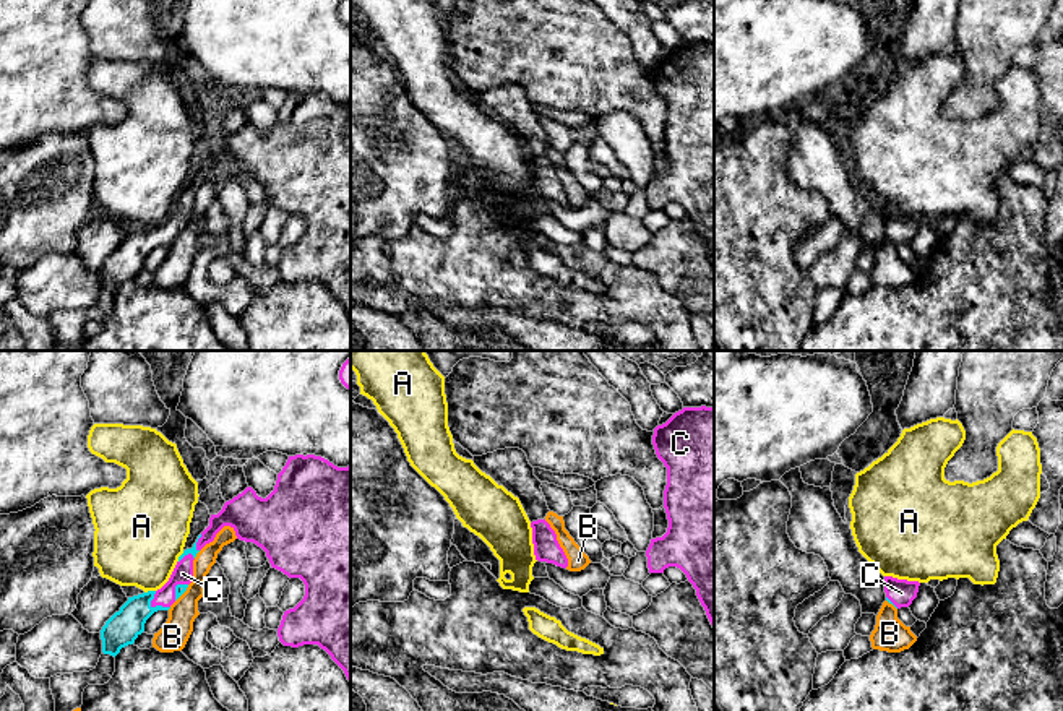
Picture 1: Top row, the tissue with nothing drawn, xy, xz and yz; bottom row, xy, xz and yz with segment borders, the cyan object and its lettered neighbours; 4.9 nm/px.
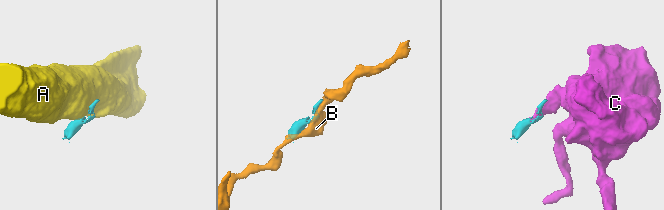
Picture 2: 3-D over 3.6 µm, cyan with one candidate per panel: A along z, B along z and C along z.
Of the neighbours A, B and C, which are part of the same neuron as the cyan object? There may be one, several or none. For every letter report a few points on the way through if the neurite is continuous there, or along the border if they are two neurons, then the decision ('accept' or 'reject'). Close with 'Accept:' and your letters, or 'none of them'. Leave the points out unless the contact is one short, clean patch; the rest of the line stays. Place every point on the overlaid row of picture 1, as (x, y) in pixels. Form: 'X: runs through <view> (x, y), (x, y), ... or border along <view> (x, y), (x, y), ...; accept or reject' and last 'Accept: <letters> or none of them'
A: border along xy (154, 590), (145, 593); reject
B: border along xy (189, 585), (176, 601); reject
C: runs through xy (122, 629), (145, 606), (156, 606), (174, 588), (182, 573); accept
Accept: C

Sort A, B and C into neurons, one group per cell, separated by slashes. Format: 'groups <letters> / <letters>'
groups A / B / C

